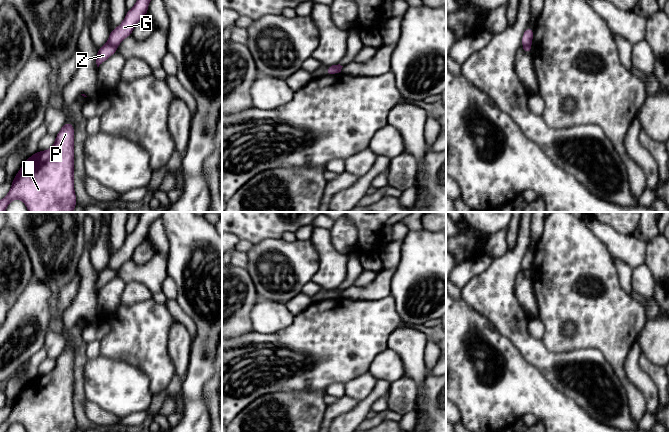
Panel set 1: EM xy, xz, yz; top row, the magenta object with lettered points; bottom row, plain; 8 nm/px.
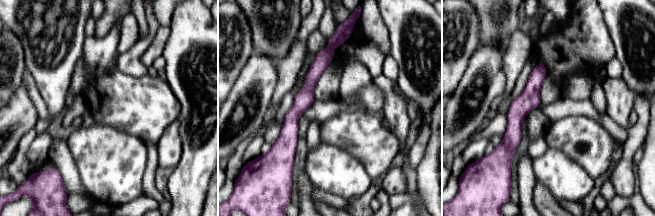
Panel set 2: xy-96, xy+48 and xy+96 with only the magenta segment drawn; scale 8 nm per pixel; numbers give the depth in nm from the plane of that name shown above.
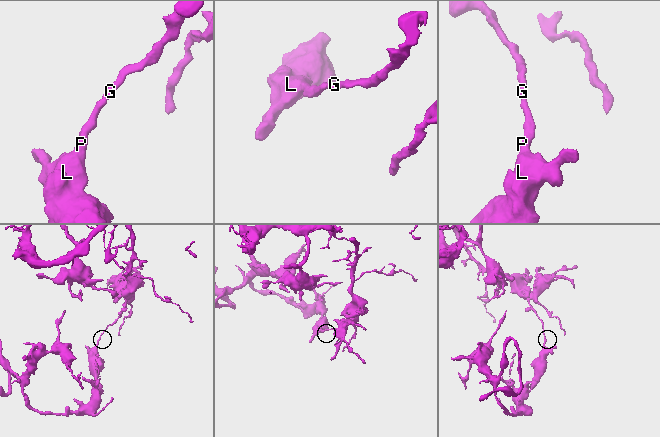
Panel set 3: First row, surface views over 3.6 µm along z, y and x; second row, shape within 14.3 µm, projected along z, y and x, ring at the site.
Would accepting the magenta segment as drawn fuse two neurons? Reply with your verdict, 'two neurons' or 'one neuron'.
two neurons

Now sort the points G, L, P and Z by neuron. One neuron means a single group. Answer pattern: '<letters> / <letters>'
G / L P Z

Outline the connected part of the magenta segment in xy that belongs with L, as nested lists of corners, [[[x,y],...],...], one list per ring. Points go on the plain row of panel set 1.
[[[66,345],[57,357],[54,369],[45,375],[31,379],[14,400],[12,411],[7,419],[0,424],[0,432],[7,432],[14,423],[22,424],[27,432],[74,432],[78,427],[74,415],[74,351]]]

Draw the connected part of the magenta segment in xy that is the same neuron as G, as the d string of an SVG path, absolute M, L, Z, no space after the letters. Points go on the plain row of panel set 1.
M141 212L134 231L127 234L123 246L110 255L108 266L118 270L126 261L132 259L135 249L147 239L148 229L152 221L162 216L163 212Z

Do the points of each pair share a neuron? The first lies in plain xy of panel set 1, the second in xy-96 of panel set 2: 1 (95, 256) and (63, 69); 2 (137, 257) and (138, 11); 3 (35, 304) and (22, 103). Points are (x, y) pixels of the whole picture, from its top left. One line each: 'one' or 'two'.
1: two
2: two
3: one

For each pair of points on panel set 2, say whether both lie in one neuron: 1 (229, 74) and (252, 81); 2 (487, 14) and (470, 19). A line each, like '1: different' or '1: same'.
1: different
2: different

